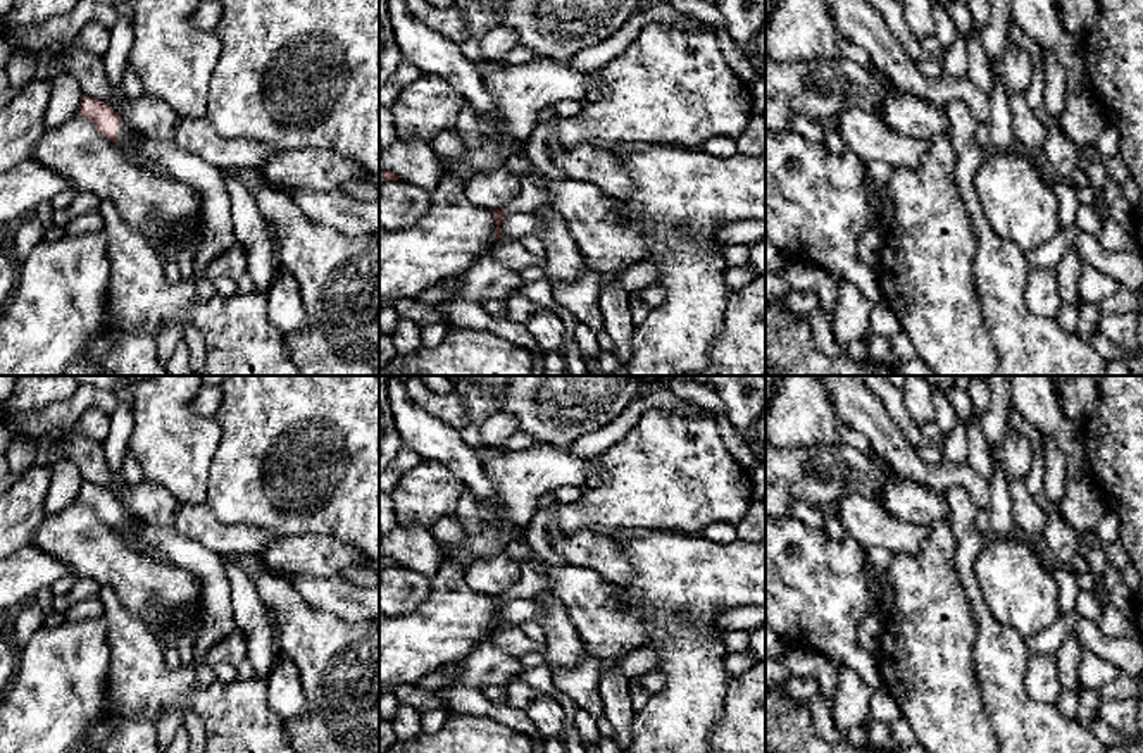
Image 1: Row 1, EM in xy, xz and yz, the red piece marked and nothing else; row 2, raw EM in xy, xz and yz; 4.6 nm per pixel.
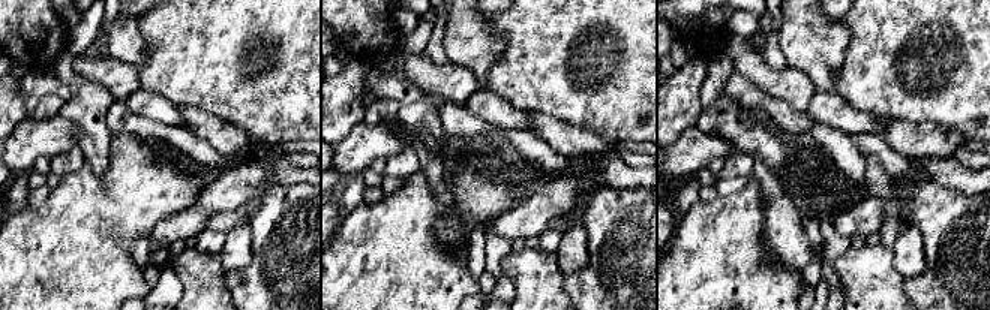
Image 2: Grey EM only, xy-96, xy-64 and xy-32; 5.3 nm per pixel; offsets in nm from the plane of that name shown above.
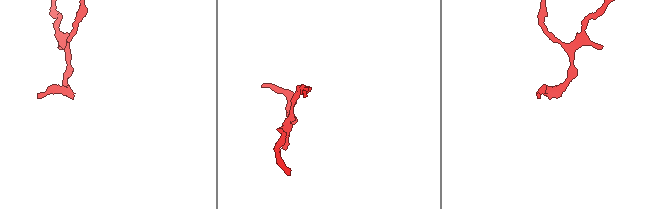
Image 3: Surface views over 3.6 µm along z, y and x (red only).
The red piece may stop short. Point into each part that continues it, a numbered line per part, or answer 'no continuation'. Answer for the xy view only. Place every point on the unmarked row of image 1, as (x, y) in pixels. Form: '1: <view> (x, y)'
1: xy (126, 526)

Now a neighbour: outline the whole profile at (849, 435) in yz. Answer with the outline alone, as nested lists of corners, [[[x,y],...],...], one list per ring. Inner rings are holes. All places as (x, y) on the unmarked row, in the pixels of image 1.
[[[843,424],[840,427],[840,436],[841,436],[841,443],[850,445],[850,446],[853,446],[853,448],[857,448],[864,453],[874,451],[869,439],[864,434],[860,434],[859,431],[855,431],[853,427],[846,426],[846,424]]]

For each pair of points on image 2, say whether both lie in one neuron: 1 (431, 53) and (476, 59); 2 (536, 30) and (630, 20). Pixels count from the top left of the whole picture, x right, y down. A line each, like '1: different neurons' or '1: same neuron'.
1: different neurons
2: same neuron

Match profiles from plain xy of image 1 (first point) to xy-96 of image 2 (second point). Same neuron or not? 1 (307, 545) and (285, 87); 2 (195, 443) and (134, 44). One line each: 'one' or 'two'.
1: two
2: one

